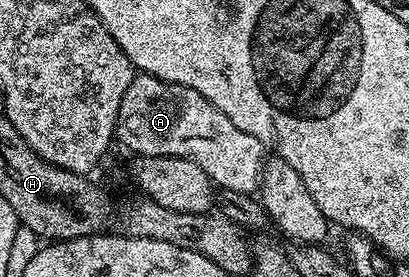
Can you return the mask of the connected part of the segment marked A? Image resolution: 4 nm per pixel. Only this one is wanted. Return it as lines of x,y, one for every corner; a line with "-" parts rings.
144,73
134,74
131,85
127,85
127,93
123,93
123,101
117,110
116,138
121,139
125,147
133,150
134,156
154,155
155,157
183,157
193,159
207,173
218,188
235,191
244,195
253,195
261,182
261,170
265,168
267,158
266,144
260,143
251,133
243,133
227,113
219,113
207,97
195,93
195,89
184,87
178,83
164,83
159,77

